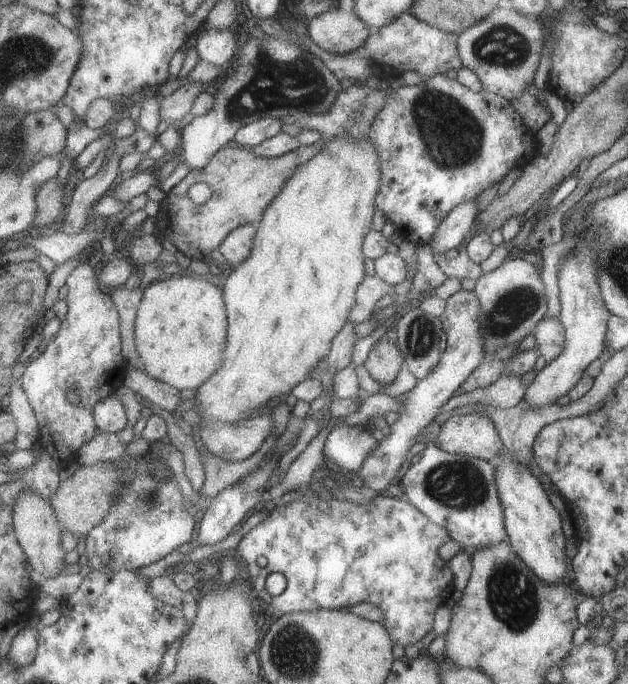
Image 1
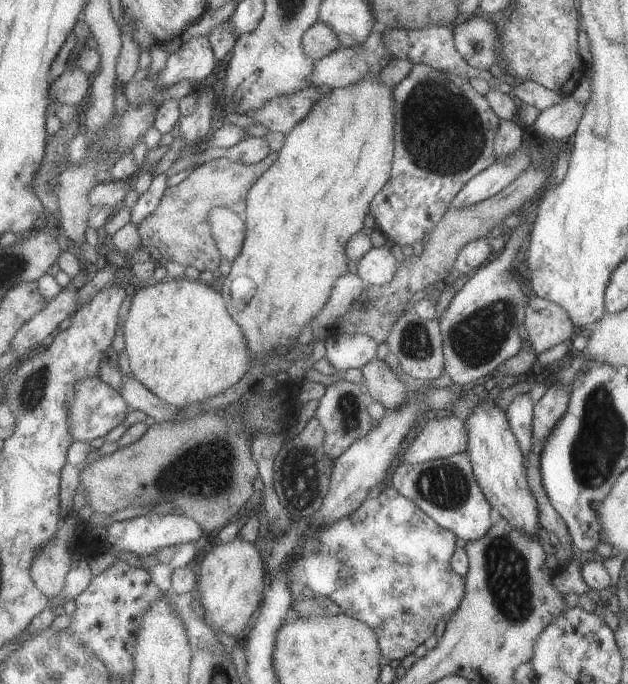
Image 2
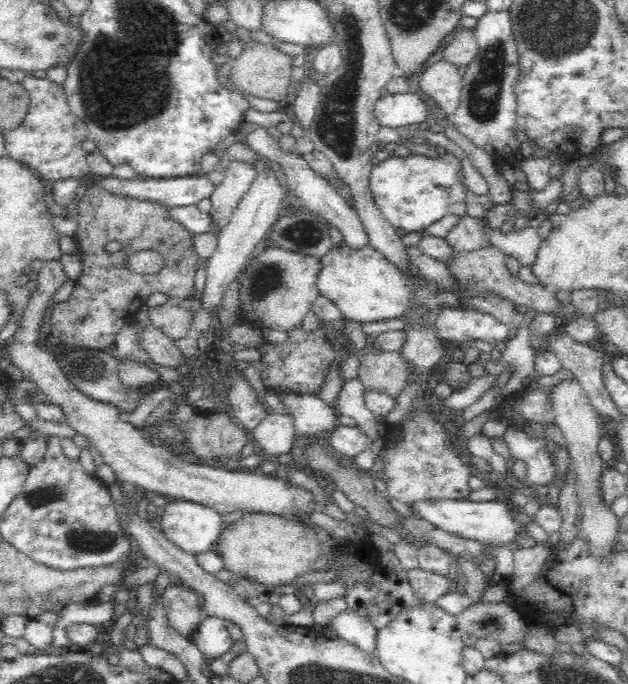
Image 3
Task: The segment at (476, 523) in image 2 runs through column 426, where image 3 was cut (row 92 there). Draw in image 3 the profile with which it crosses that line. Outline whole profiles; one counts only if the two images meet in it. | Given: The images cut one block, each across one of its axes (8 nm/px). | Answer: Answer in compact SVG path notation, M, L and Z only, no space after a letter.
M509 9L486 11L477 20L472 31L478 41L478 53L467 66L458 108L447 122L454 123L453 128L457 128L473 140L476 146L494 154L494 157L505 163L503 147L520 139L514 123L516 101L512 93L512 84L518 76L518 54Z

